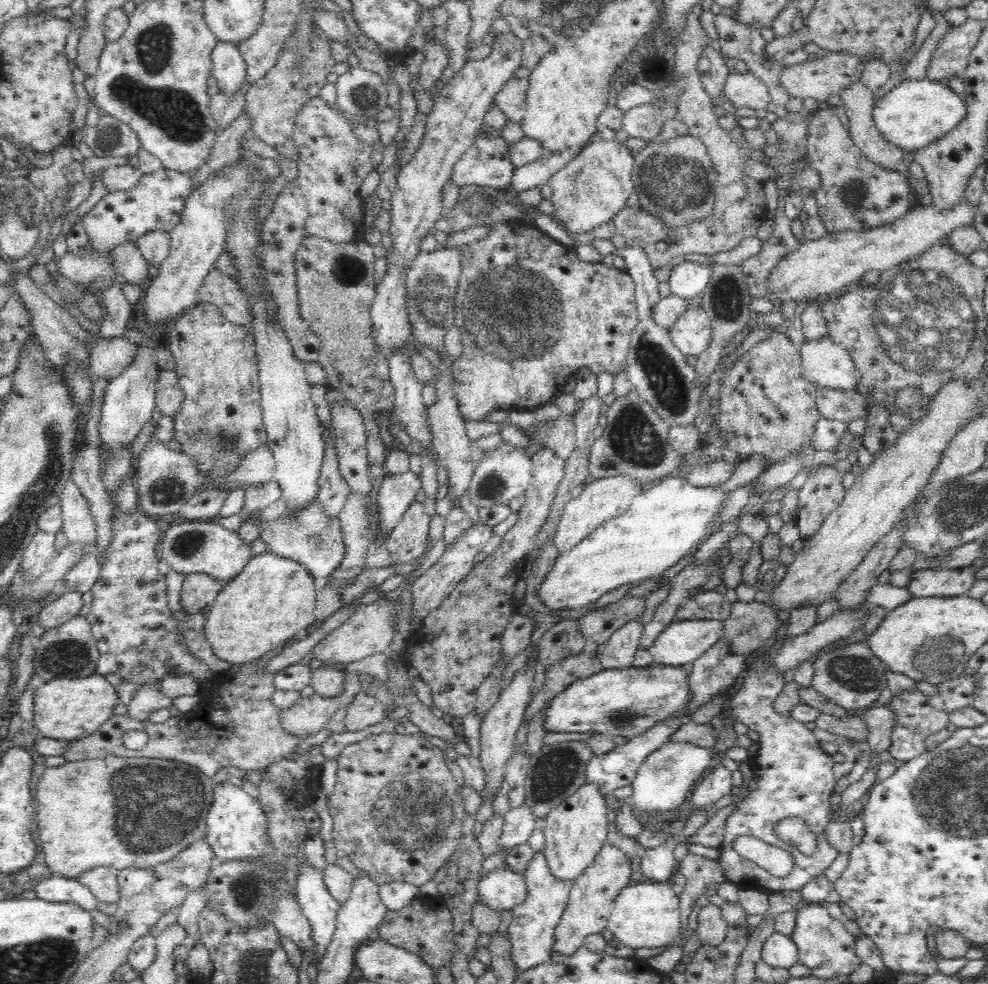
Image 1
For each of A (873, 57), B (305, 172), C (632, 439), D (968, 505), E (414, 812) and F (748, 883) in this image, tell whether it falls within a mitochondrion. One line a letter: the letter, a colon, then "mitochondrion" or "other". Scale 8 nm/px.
A: other
B: other
C: mitochondrion
D: mitochondrion
E: mitochondrion
F: other

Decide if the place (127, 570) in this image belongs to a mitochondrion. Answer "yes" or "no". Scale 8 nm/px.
yes

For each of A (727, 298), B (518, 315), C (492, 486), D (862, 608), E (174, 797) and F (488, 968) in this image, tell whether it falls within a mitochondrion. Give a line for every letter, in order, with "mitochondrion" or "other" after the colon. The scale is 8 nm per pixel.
A: mitochondrion
B: mitochondrion
C: mitochondrion
D: other
E: mitochondrion
F: other

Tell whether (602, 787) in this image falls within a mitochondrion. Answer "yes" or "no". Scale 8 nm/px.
no

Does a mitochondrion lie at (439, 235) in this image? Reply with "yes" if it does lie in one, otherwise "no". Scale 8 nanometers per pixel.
no

